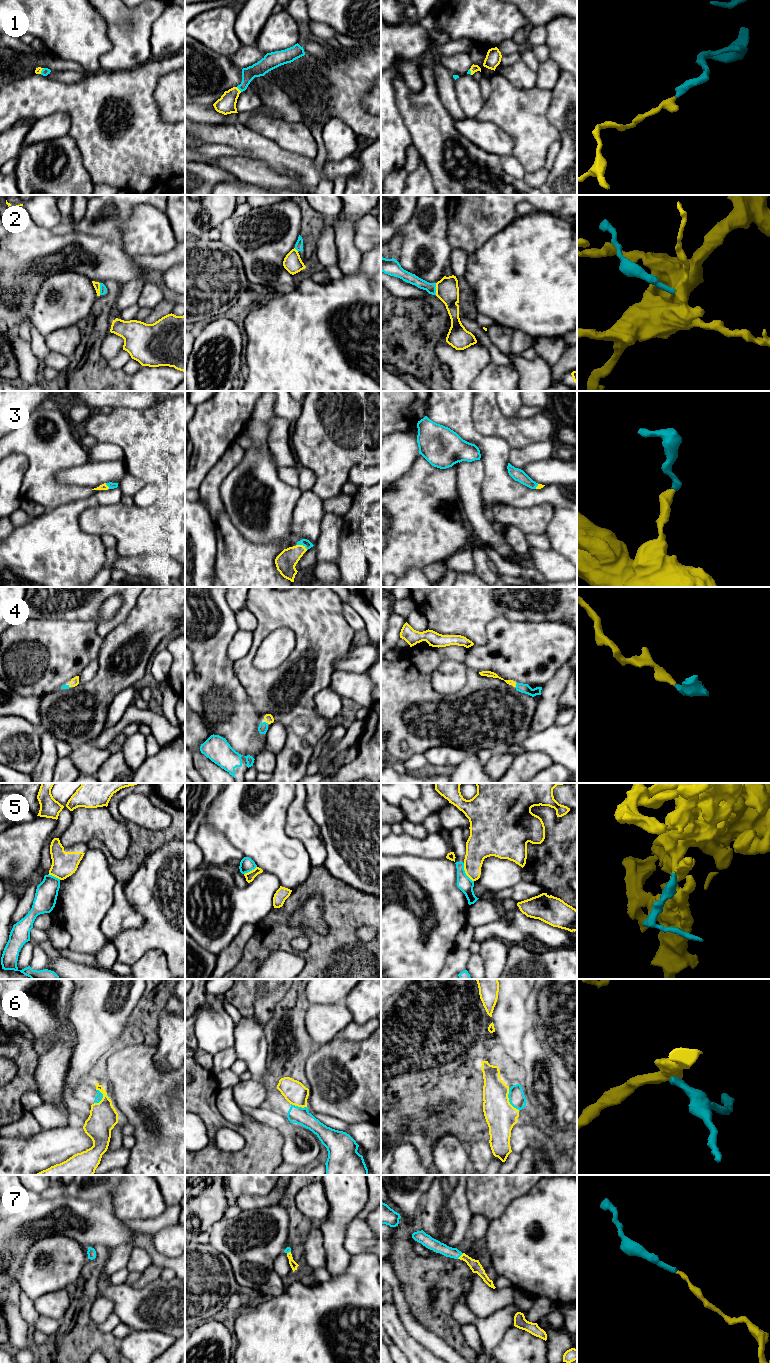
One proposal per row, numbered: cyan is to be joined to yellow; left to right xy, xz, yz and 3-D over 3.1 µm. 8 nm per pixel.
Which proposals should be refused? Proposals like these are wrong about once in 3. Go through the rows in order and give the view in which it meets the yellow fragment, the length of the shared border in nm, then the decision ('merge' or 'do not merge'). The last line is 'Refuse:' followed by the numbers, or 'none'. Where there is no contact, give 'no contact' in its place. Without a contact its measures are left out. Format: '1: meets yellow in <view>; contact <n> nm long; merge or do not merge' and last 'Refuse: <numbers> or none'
1: meets yellow in xz; contact 60 nm long; merge
2: meets yellow in xy; contact 100 nm long; do not merge
3: meets yellow in xz; contact 100 nm long; merge
4: meets yellow in xz; contact 40 nm long; merge
5: meets yellow in yz; contact 170 nm long; do not merge
6: meets yellow in yz; contact 200 nm long; do not merge
7: meets yellow in yz; contact 70 nm long; merge
Refuse: 2, 5, 6

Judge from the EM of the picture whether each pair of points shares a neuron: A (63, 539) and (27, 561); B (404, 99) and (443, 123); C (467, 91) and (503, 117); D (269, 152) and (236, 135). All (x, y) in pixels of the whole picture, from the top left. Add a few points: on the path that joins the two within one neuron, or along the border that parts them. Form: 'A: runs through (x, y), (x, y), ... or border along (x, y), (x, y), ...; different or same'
A: runs through (54, 548), (50, 552), (36, 553); same
B: runs through (414, 108), (433, 123); same
C: border along (484, 102), (475, 117); different
D: runs through (261, 148), (244, 139); same

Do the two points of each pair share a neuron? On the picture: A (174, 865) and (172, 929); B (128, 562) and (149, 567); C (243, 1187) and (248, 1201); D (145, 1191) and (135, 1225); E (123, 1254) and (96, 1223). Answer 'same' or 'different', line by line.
A: same
B: same
C: different
D: different
E: different

